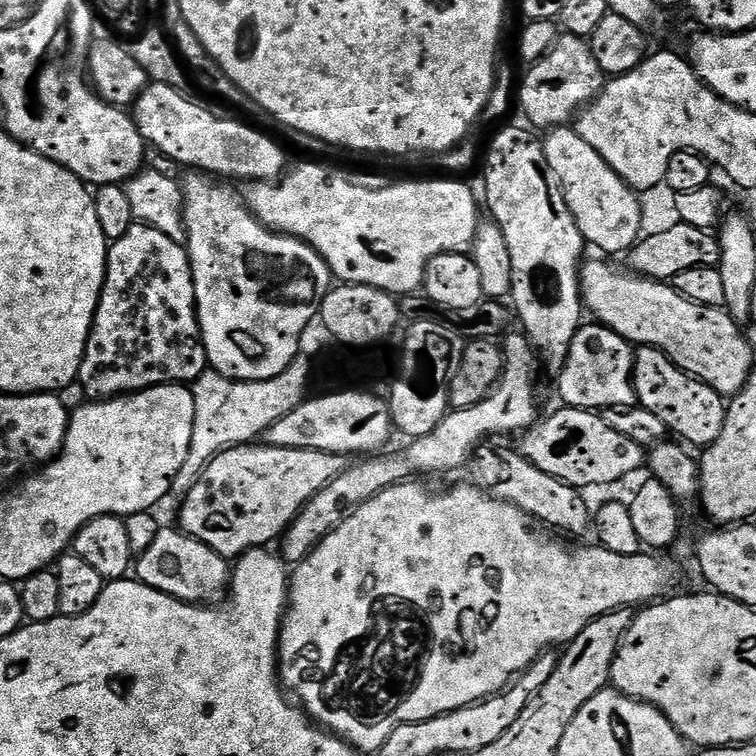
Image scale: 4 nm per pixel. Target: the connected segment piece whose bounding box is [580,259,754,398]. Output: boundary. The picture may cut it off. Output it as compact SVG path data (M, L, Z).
M590 260L580 269L580 295L585 309L591 315L593 312L596 315L593 317L599 323L617 332L633 346L656 348L659 352L665 352L683 372L710 386L719 396L731 398L744 389L754 370L752 348L748 345L747 338L740 333L743 332L741 325L737 324L729 312L724 308L711 308L687 300L671 283L648 280L631 270L616 272L615 266L604 260Z

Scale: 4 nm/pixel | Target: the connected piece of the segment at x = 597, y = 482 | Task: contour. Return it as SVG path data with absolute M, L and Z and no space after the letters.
M560 406L553 416L532 425L523 433L519 451L538 470L581 490L616 484L632 476L646 464L646 449L638 442L618 434L599 411Z

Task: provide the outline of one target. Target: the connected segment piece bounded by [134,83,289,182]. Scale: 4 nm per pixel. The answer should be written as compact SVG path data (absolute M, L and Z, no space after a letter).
M149 83L134 105L134 119L144 140L166 159L192 168L188 170L199 170L216 178L225 176L228 180L276 182L285 175L288 160L266 133L240 120L227 120L187 100L176 88L179 87L172 84Z

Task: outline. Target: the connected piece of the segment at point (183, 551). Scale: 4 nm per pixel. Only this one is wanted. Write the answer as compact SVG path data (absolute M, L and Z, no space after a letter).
M161 527L158 538L146 551L139 553L134 560L134 576L140 583L154 590L164 592L188 604L211 605L225 599L232 578L229 557L210 550L206 542L198 542L179 527Z

